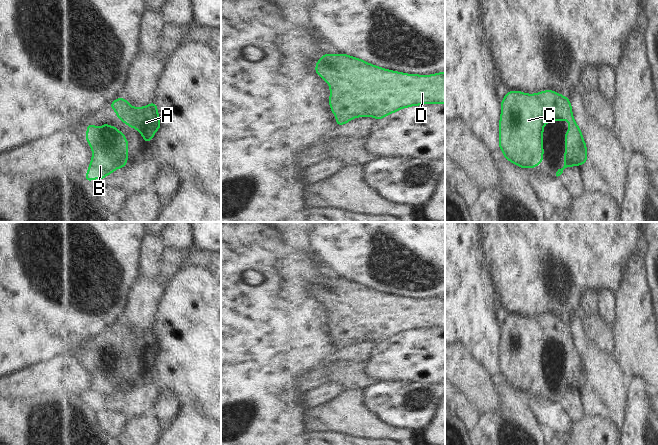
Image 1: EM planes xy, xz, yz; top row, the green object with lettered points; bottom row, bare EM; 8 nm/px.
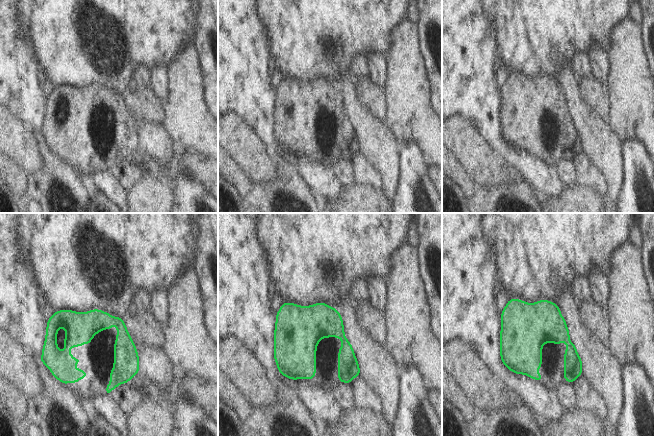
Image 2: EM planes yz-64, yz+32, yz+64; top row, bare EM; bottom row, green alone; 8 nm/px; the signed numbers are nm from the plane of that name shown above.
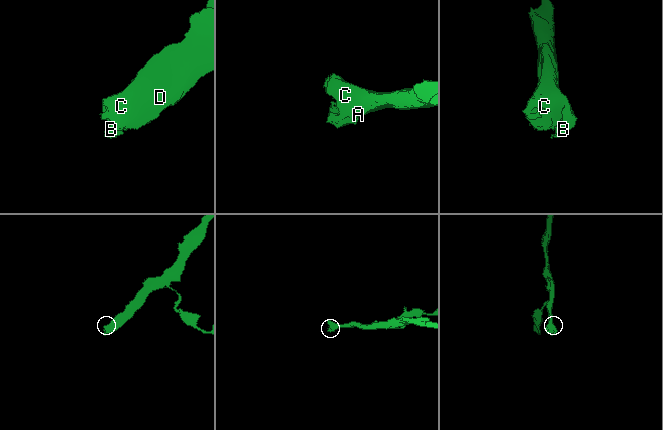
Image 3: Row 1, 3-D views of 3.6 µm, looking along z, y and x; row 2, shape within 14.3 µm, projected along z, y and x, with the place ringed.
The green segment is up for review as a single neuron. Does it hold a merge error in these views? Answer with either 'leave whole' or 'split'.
leave whole

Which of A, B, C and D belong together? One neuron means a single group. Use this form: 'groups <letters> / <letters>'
groups A B C D

